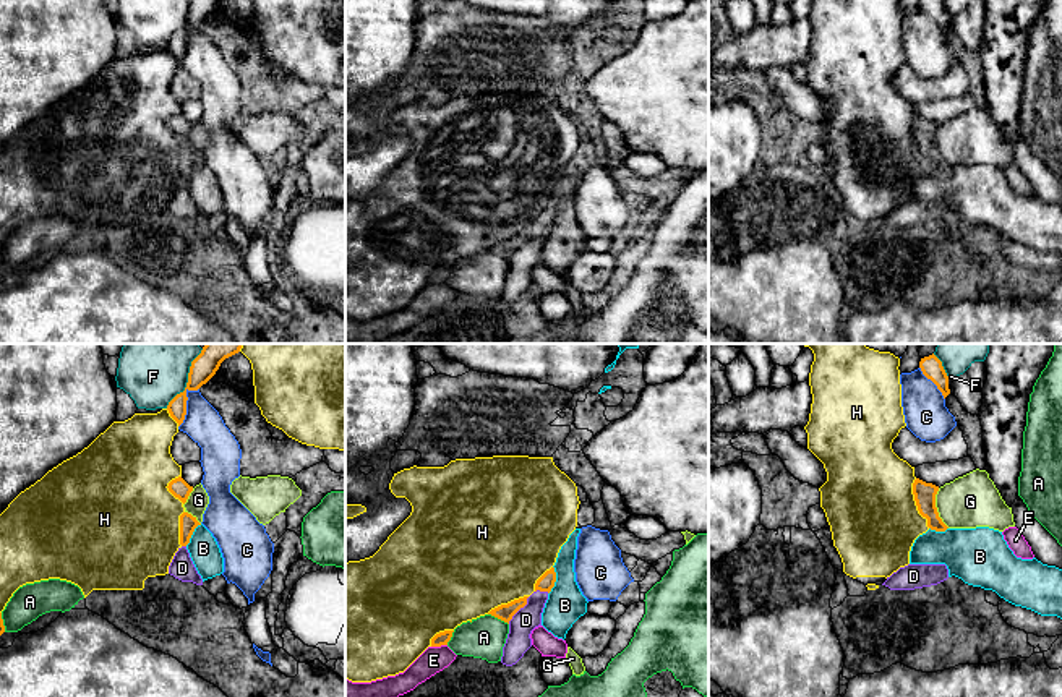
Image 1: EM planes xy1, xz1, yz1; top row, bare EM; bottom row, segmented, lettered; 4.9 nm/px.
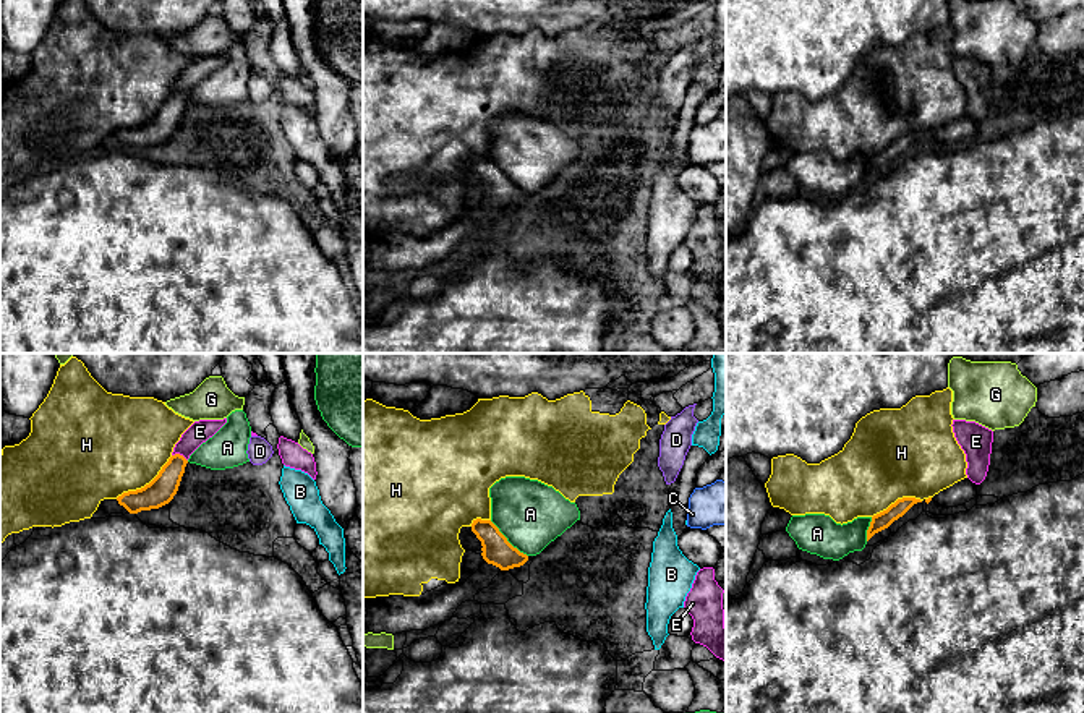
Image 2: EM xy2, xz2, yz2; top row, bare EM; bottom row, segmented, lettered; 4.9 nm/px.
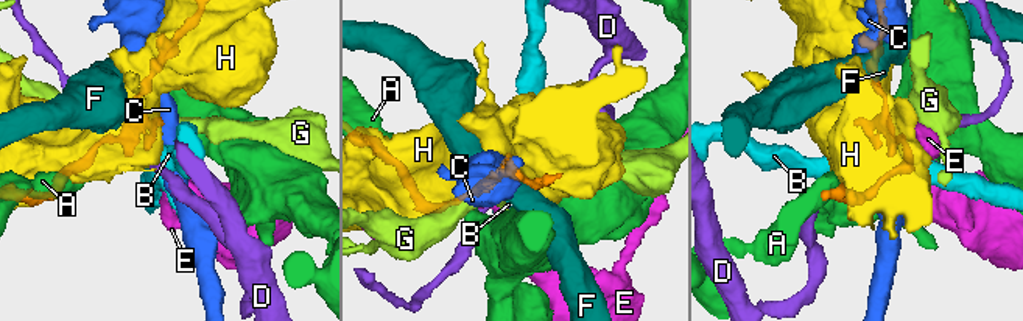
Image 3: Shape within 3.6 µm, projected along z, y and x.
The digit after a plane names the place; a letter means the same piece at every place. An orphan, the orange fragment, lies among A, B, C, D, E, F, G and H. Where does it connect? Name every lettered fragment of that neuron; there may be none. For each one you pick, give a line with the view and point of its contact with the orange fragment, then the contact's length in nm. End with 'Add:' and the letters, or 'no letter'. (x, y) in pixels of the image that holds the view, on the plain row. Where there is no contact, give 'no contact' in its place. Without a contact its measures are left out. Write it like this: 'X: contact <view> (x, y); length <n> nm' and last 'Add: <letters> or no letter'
Add: no letter

